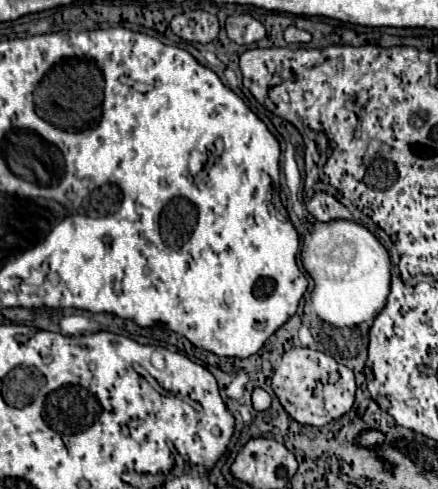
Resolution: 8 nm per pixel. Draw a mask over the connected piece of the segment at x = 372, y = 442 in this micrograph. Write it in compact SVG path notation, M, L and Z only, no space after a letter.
M364 432L358 438L358 444L366 446L366 448L372 448L372 446L376 446L380 442L382 442L382 434L378 434L378 432Z

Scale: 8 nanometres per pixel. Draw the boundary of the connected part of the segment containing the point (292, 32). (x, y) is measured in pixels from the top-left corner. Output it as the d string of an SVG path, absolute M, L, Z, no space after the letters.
M288 26L284 30L284 40L288 44L302 44L302 42L310 42L310 34L300 30L300 28L296 28L296 26Z

